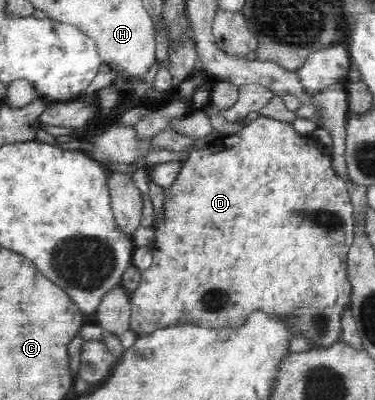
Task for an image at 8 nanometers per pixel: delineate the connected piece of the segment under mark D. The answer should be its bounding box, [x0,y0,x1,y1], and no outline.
[130,115,355,350]

